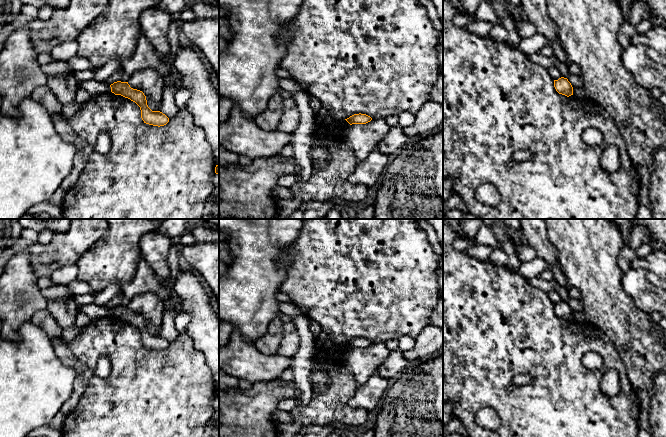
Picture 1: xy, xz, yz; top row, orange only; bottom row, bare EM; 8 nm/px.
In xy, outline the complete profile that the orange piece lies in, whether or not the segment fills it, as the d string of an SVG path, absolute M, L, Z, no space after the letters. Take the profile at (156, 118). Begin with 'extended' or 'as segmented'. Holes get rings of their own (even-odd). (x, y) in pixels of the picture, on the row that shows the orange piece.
as segmented; M117 81L111 84L110 87L112 93L128 98L140 107L141 118L144 123L160 127L169 122L169 118L162 112L152 111L147 105L144 93L140 90L131 88L128 82Z

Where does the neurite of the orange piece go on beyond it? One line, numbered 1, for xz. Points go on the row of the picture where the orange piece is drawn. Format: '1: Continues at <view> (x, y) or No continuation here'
1: No continuation here

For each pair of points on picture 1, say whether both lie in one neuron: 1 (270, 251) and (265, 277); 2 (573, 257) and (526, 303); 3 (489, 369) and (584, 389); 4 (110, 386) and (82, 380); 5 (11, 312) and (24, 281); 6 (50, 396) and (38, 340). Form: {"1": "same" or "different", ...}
{"1": "same", "2": "different", "3": "same", "4": "different", "5": "same", "6": "same"}

